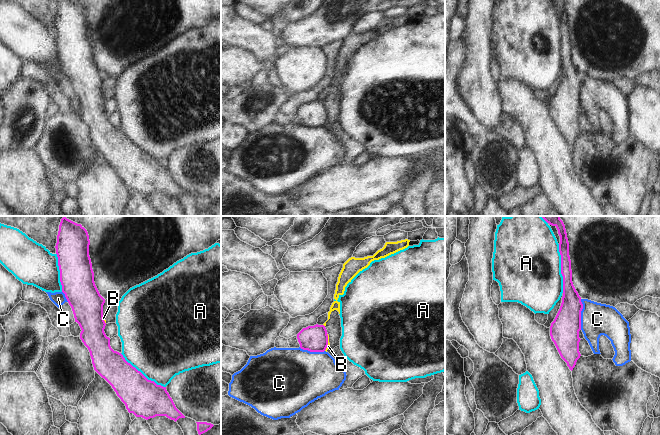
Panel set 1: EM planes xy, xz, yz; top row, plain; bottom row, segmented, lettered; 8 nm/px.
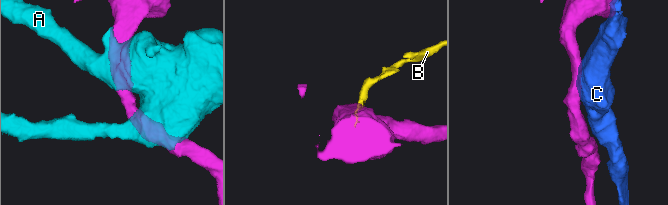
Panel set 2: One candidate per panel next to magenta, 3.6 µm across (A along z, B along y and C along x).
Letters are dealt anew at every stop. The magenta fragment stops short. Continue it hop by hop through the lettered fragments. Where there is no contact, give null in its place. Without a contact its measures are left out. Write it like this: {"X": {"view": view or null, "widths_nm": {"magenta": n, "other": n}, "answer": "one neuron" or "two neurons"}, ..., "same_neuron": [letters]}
{"A": {"view": "yz", "widths_nm": {"magenta": 130, "other": 500}, "answer": "two neurons"}, "B": {"view": "xz", "widths_nm": {"magenta": 200, "other": 20}, "answer": "two neurons"}, "C": {"view": "yz", "widths_nm": {"magenta": 240, "other": 260}, "answer": "two neurons"}, "same_neuron": []}

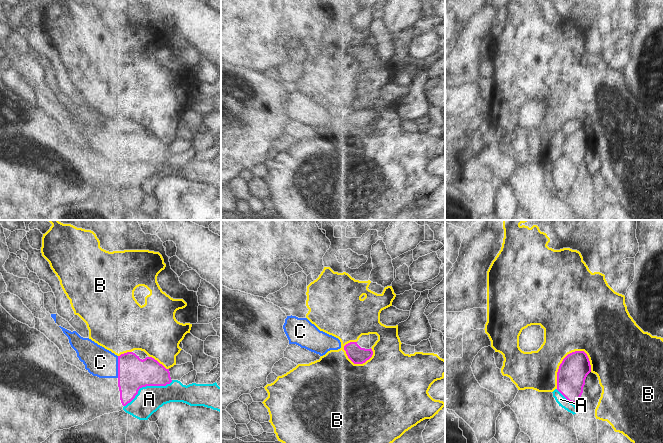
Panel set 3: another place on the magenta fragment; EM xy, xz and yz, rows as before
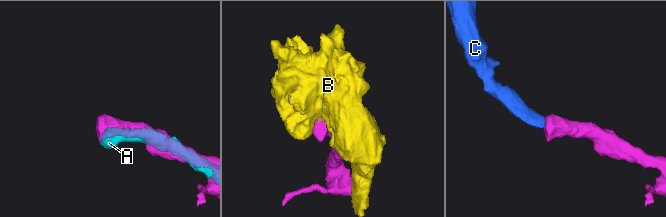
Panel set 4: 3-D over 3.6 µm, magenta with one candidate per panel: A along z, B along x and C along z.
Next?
{"A": {"view": "xy", "widths_nm": {"magenta": 260, "other": 220}, "answer": "two neurons"}, "B": {"view": "yz", "widths_nm": {"magenta": 240, "other": 320}, "answer": "two neurons"}, "C": {"view": "xy", "widths_nm": {"magenta": 260, "other": 240}, "answer": "one neuron"}, "same_neuron": ["C"]}

